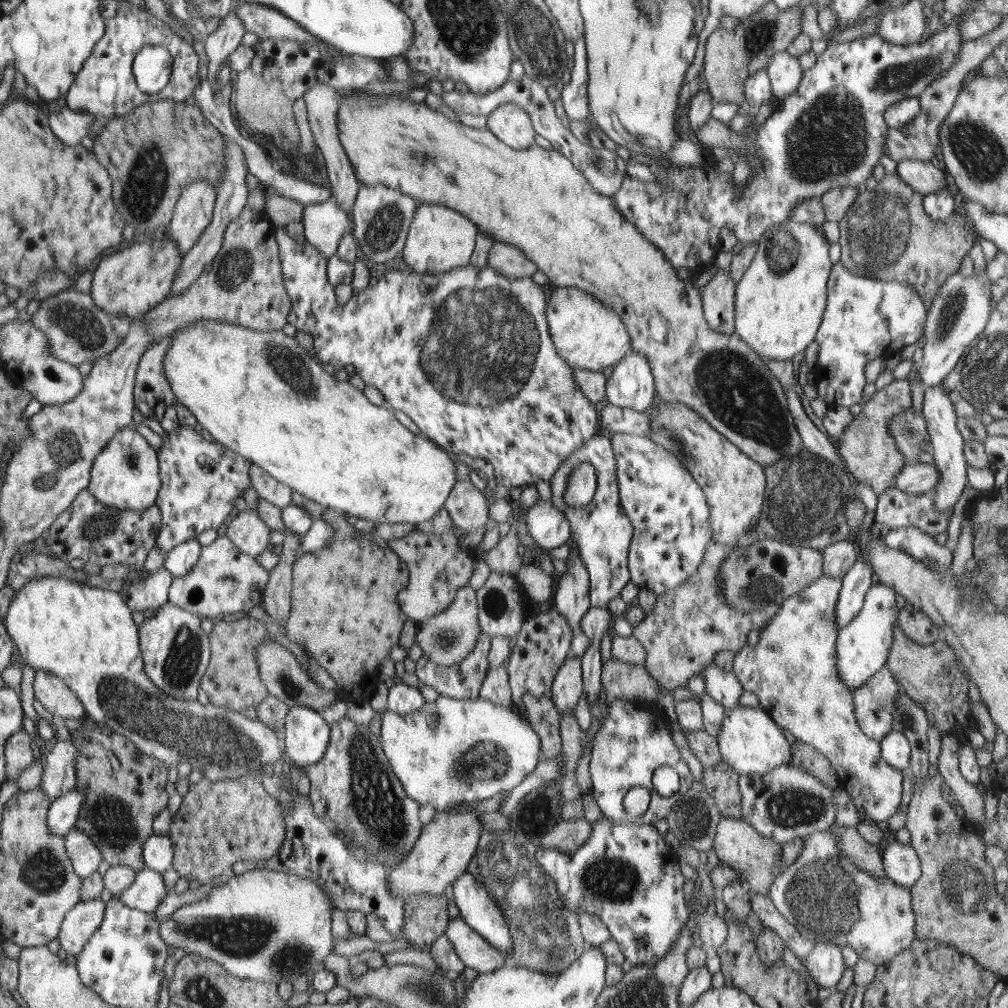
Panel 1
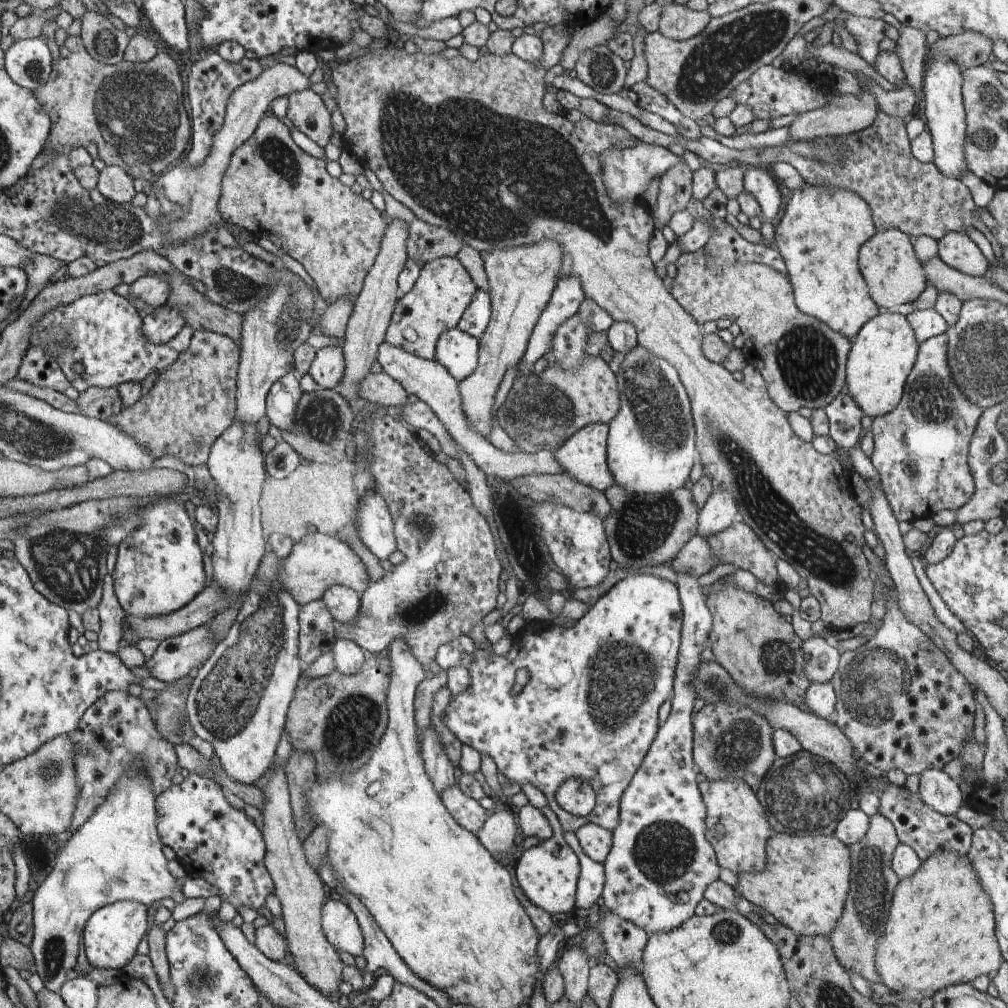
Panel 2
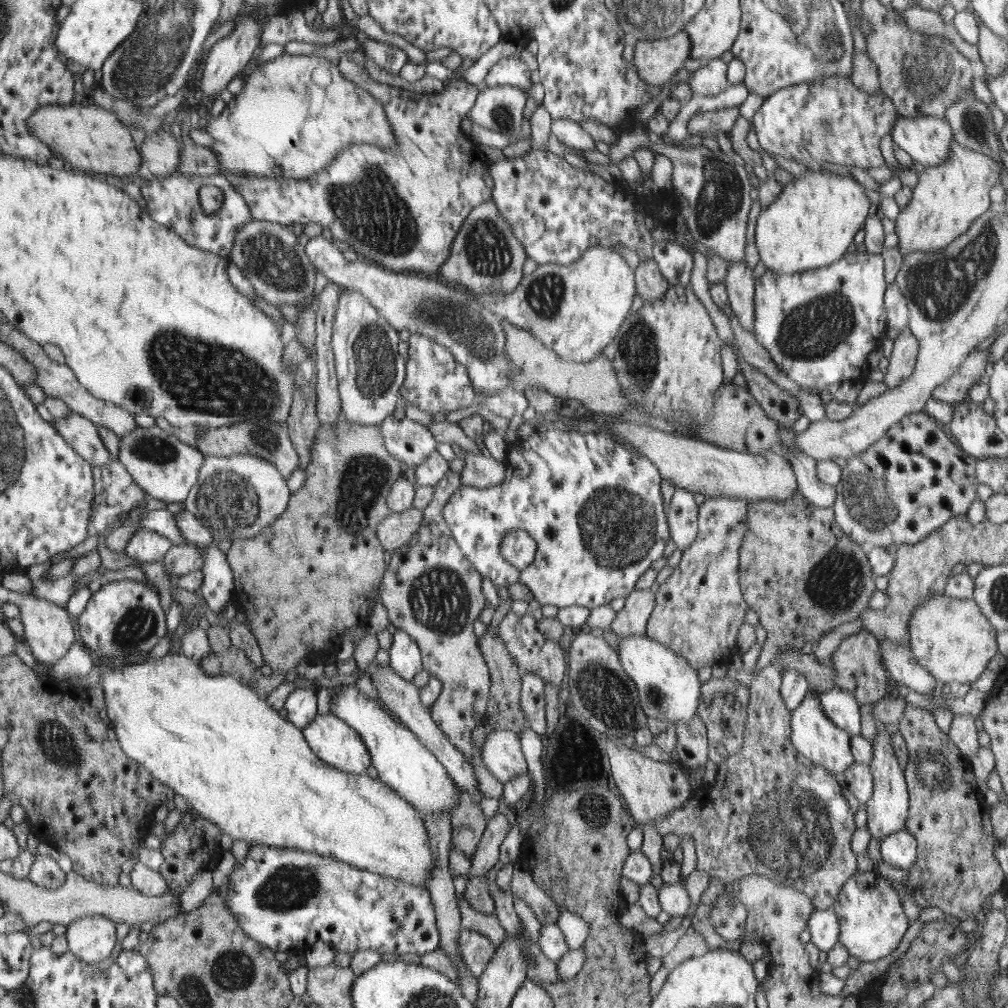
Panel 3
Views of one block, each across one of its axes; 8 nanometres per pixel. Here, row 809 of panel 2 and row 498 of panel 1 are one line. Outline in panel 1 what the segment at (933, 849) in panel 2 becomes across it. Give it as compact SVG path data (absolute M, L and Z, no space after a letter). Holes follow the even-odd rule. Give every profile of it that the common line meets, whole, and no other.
M894 488L886 490L878 497L876 514L871 518L891 530L915 527L935 538L946 531L953 508L938 513L933 508L933 496L933 492L912 495Z

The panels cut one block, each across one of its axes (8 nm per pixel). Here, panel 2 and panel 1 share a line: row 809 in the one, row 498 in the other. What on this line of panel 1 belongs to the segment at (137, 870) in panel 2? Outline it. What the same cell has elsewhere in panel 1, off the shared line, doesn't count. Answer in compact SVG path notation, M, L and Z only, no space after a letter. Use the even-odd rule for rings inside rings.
M123 428L116 435L103 452L95 460L91 469L91 484L88 492L92 493L105 506L111 506L116 511L142 511L154 505L158 490L162 487L160 480L161 468L158 468L159 456L156 450L144 438L134 438L130 430ZM142 446L142 452L132 452Z

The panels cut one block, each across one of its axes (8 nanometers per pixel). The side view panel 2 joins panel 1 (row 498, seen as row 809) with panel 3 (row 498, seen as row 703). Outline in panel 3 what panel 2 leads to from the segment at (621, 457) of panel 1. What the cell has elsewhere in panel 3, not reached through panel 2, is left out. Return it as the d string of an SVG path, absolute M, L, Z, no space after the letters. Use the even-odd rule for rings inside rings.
M676 489L670 506L668 520L671 524L672 547L683 552L696 540L698 534L698 504L686 489Z

